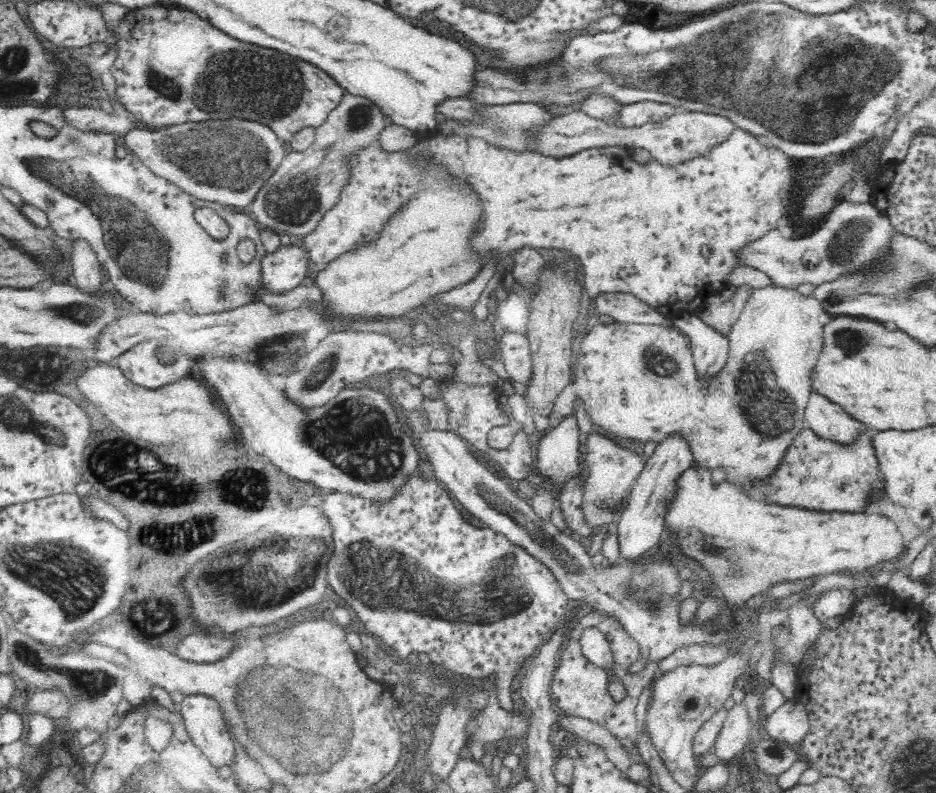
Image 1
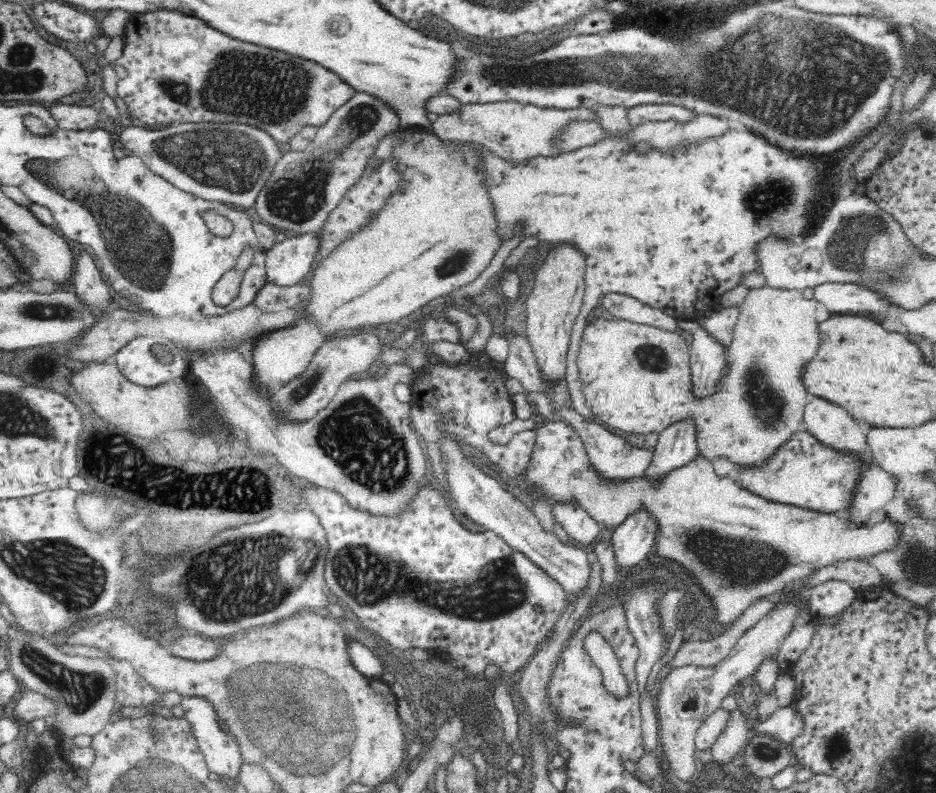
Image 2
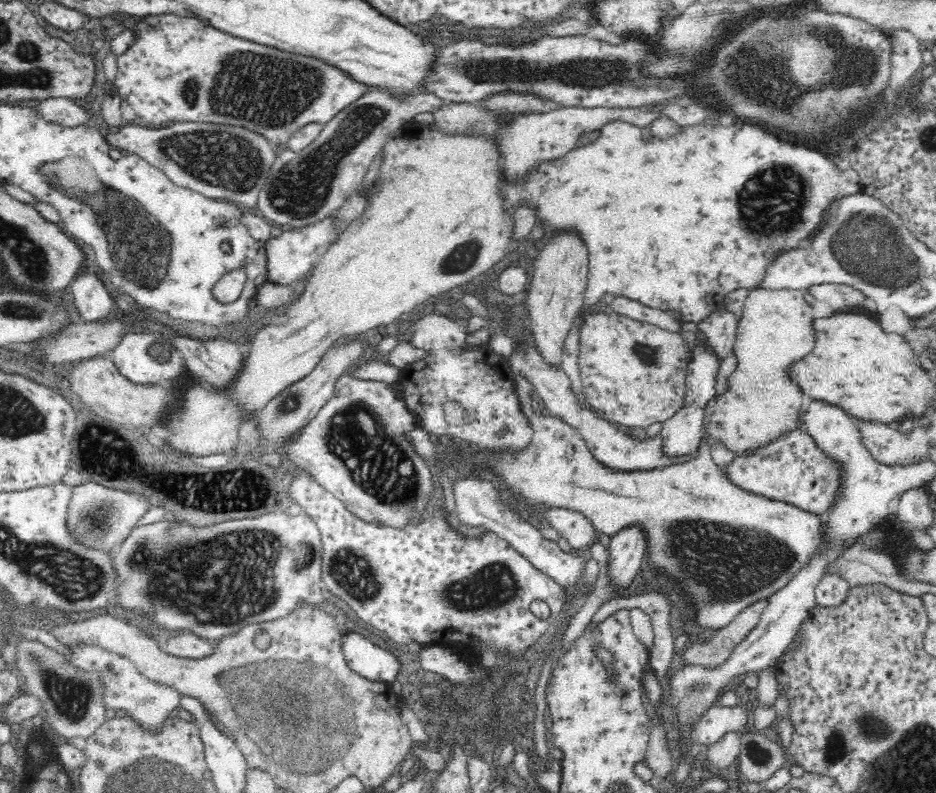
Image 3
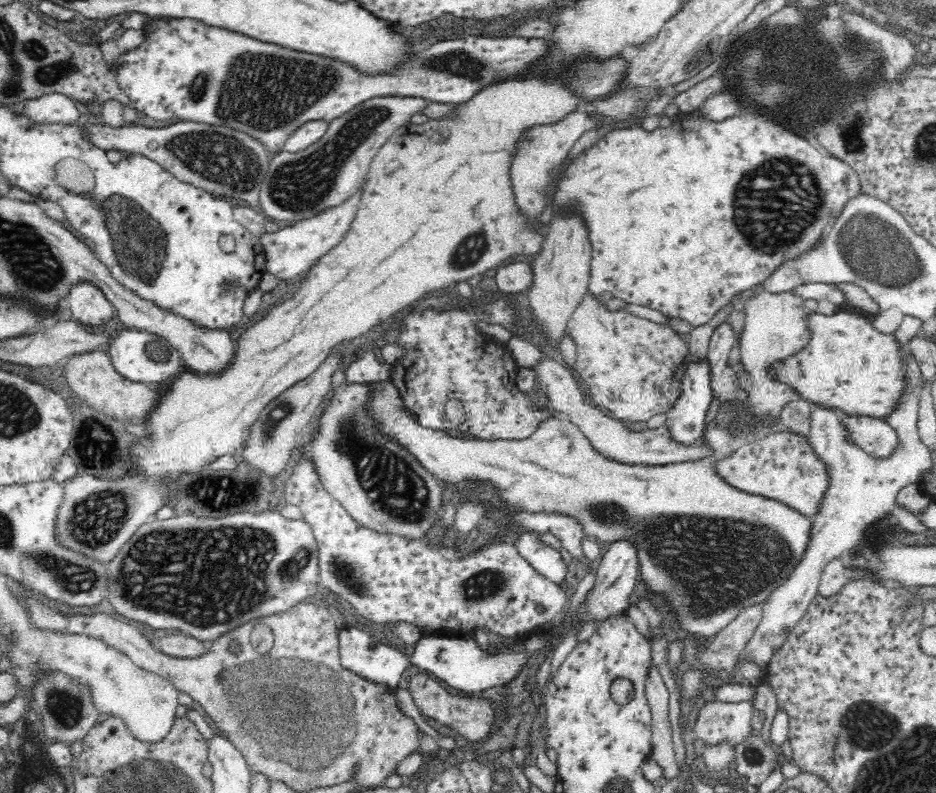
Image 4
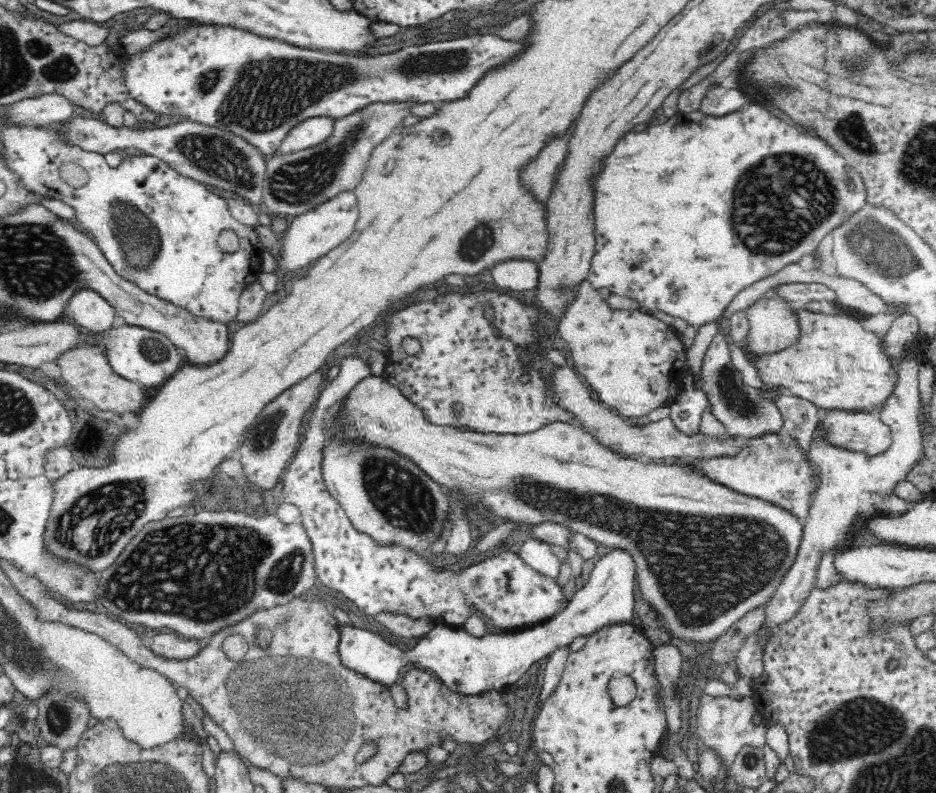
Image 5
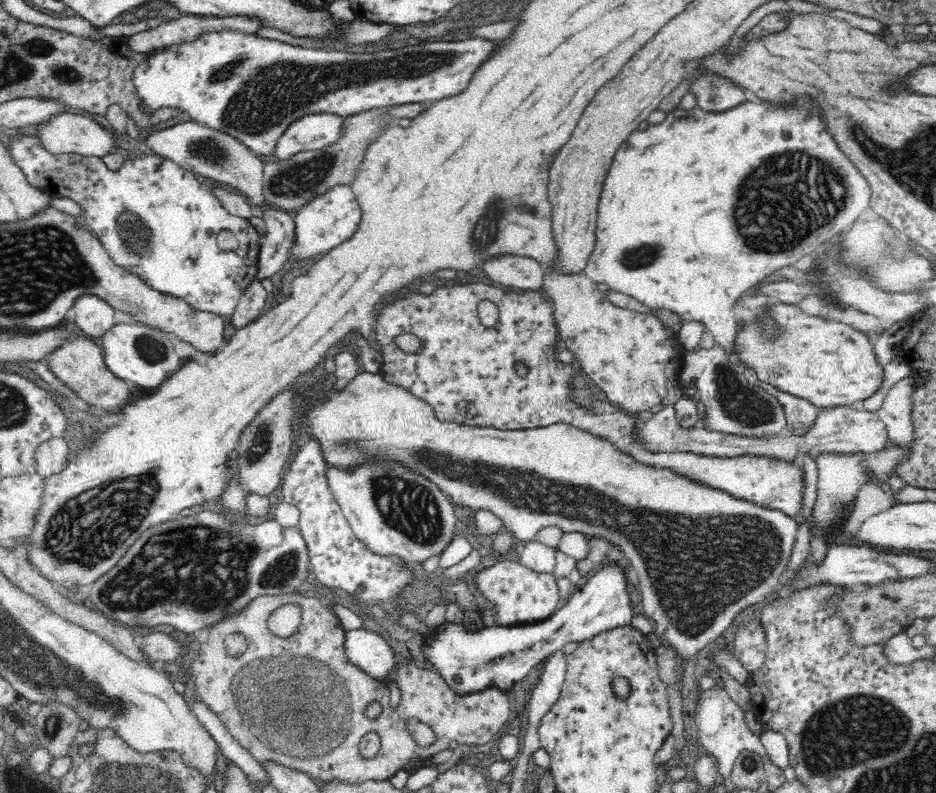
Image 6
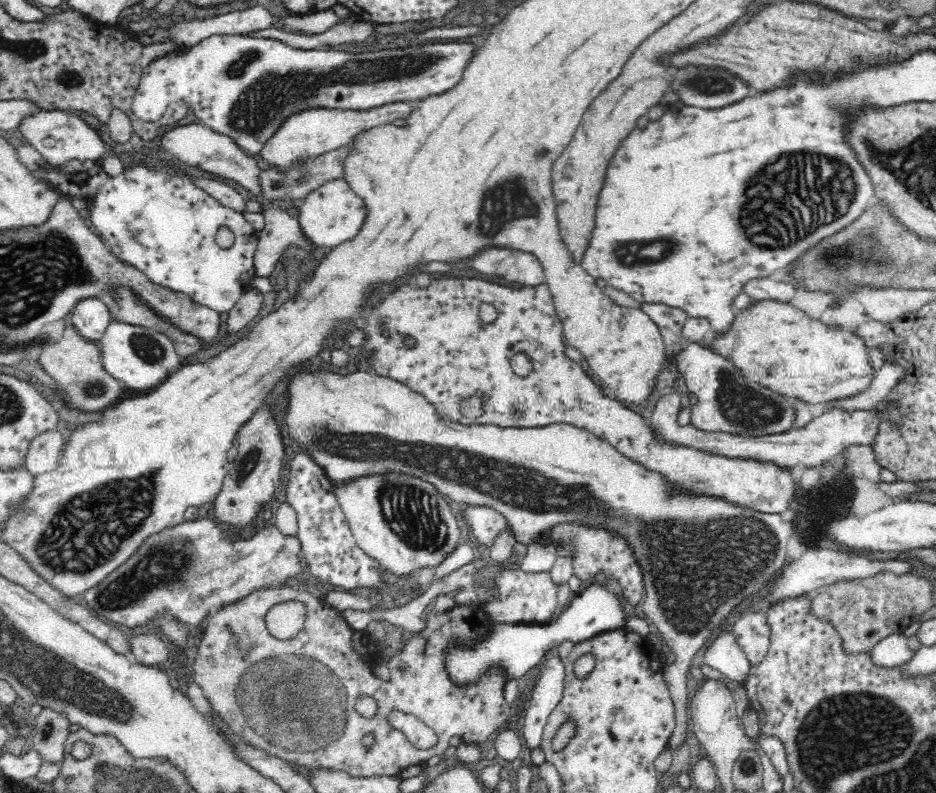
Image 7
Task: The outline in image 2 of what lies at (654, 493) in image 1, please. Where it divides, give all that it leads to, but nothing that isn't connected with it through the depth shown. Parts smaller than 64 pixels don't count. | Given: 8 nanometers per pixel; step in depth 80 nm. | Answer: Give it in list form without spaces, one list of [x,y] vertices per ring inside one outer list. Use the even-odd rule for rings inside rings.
[[[676,422],[658,436],[650,466],[643,478],[660,484],[670,472],[682,469],[699,456],[693,422]],[[638,507],[627,514],[608,536],[614,545],[618,570],[638,566],[652,558],[660,531],[658,519],[648,507]]]

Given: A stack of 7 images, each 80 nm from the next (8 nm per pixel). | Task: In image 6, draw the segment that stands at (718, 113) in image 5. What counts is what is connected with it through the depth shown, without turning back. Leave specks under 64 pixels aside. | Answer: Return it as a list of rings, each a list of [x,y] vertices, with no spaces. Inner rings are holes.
[[[704,72],[698,75],[688,90],[696,93],[698,106],[706,112],[725,112],[747,101],[743,90],[717,73]]]

